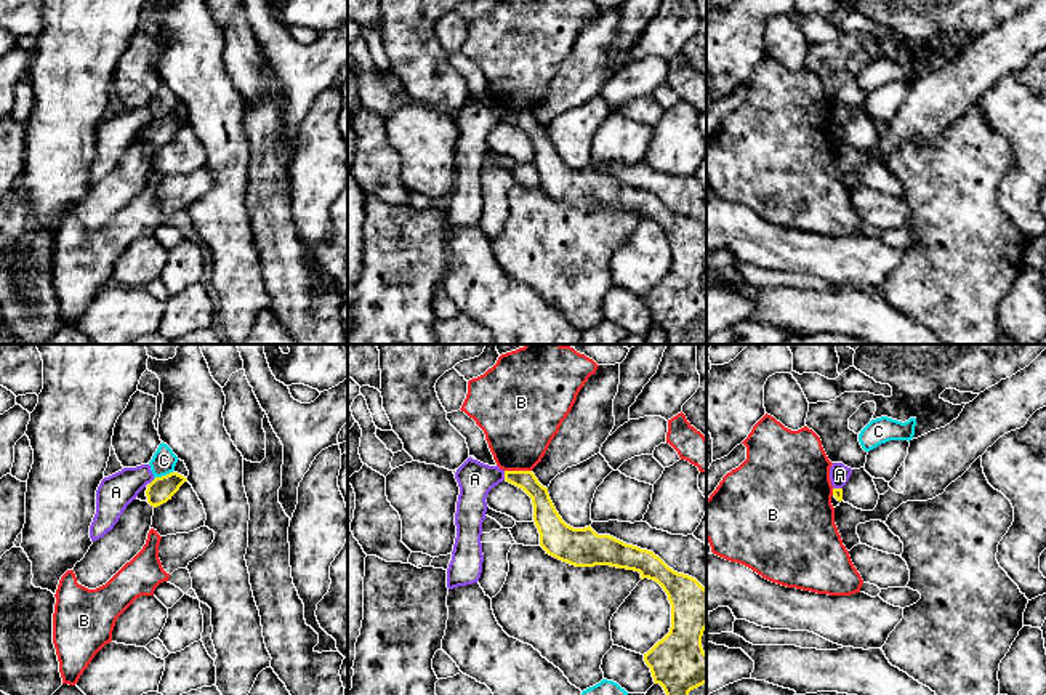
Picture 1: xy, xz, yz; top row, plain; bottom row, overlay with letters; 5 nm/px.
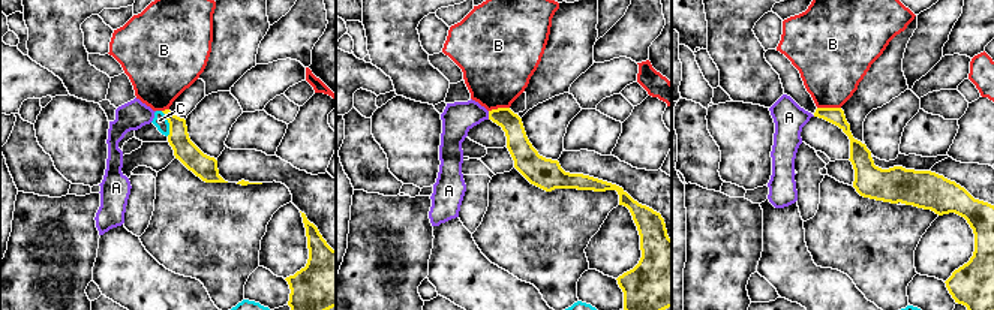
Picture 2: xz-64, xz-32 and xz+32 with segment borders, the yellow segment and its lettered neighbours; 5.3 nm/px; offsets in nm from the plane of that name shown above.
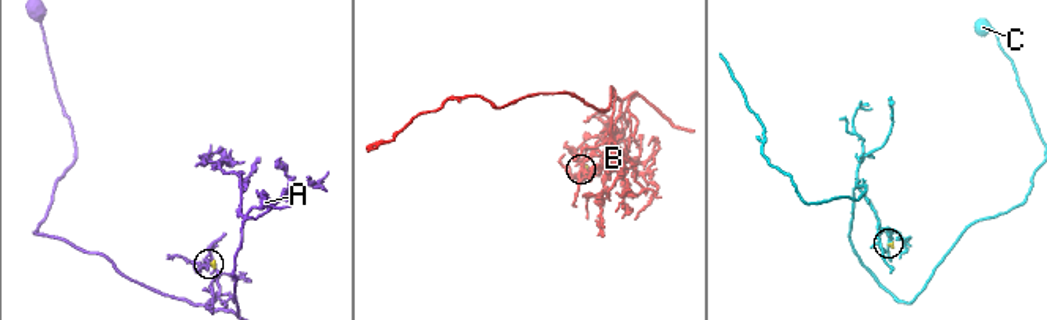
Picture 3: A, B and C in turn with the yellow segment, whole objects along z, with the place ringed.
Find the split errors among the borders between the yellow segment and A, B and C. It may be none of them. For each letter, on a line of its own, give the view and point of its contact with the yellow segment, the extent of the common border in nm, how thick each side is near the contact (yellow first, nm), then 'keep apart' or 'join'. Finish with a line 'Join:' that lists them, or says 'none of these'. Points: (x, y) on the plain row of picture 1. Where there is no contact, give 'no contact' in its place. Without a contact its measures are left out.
A: xz (505, 117) | 50 nm | 110/180 nm | keep apart
B: xz (518, 112) | 140 nm | 120/380 nm | keep apart
C: xy (162, 117) | 100 nm | 120/120 nm | keep apart
Join: none of these

